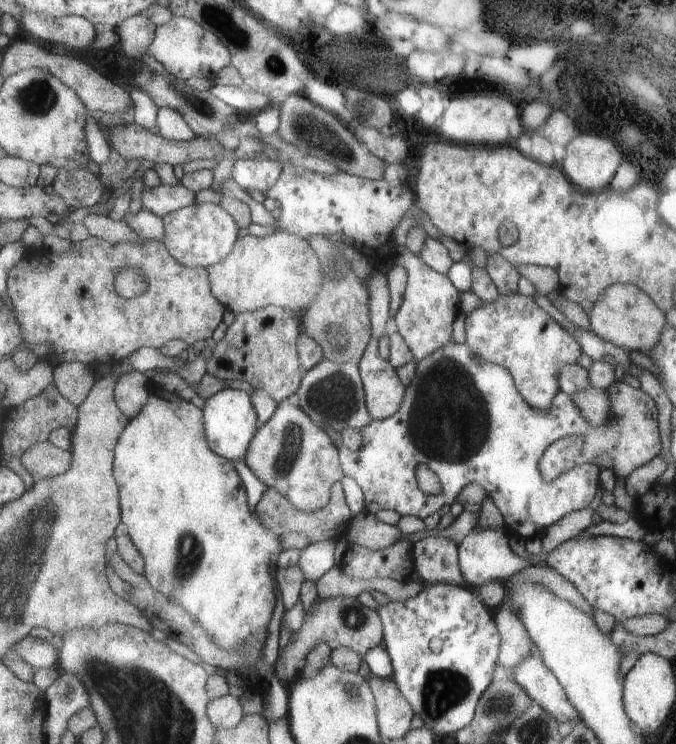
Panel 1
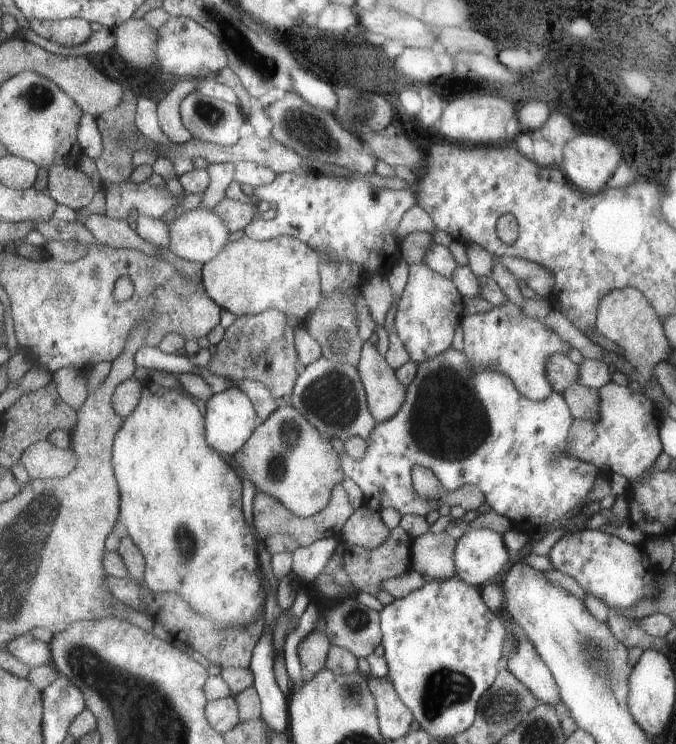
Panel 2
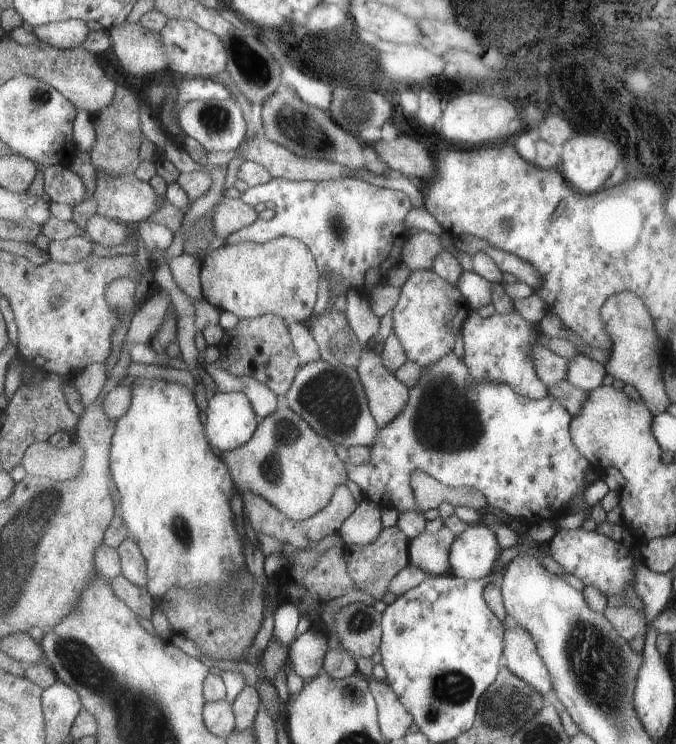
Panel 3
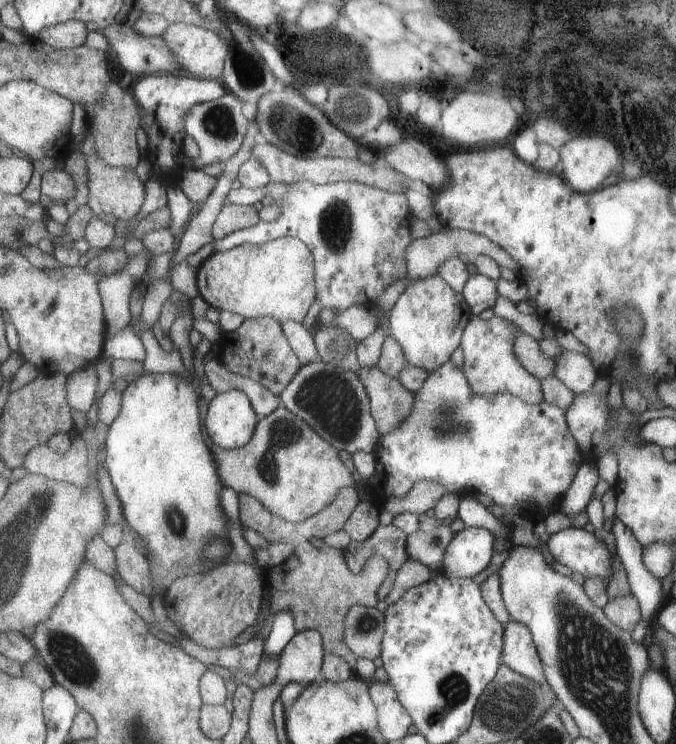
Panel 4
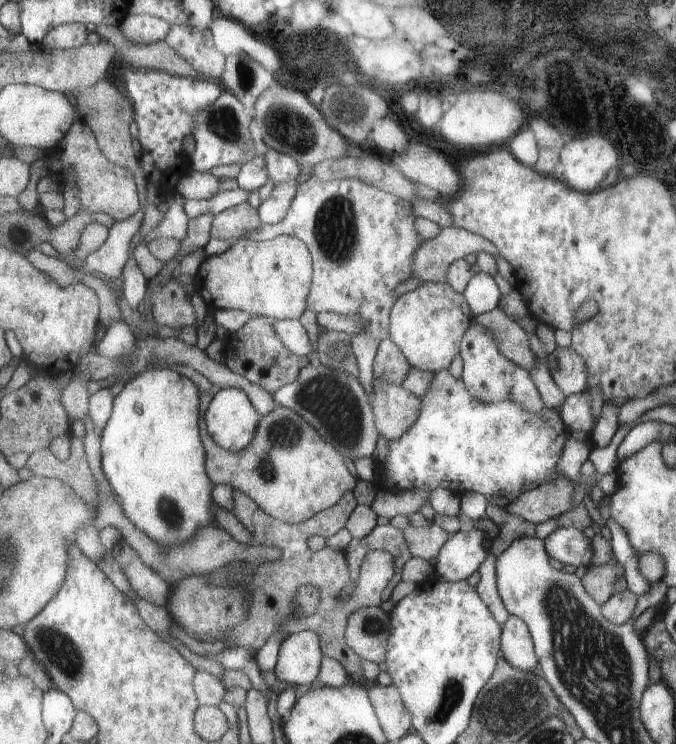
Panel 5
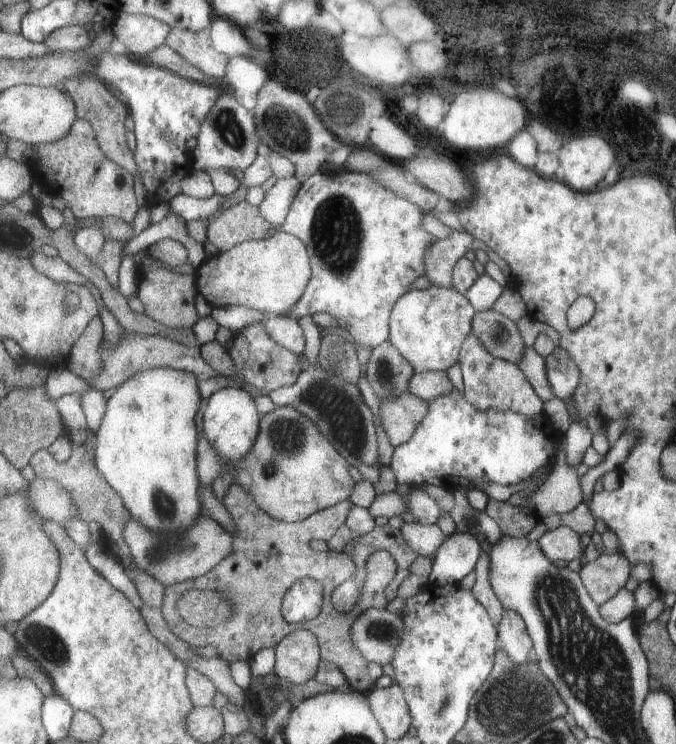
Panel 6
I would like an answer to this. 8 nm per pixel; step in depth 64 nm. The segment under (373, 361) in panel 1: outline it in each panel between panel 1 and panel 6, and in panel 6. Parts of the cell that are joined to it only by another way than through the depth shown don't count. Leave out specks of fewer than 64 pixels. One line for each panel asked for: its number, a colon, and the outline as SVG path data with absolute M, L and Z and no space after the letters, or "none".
2: M369 340L365 344L363 358L357 368L363 376L363 384L367 388L365 394L369 396L369 406L377 424L393 420L403 410L403 404L409 398L409 388L399 380L397 370L391 368L387 358L379 352L377 340Z
3: M369 346L363 352L357 372L361 374L361 380L367 388L365 394L371 400L371 410L377 420L375 424L379 428L391 426L391 422L395 422L411 402L411 388L401 378L397 378L385 366L383 356Z
4: M379 366L359 372L373 402L373 416L383 436L399 430L415 412L417 394L411 392L401 380L387 376Z
5: M375 378L373 408L377 428L389 442L399 442L409 430L415 428L423 416L423 398L405 386L393 386Z
6: M415 394L391 398L381 406L381 426L389 436L393 448L399 448L415 438L415 432L431 414L431 404Z

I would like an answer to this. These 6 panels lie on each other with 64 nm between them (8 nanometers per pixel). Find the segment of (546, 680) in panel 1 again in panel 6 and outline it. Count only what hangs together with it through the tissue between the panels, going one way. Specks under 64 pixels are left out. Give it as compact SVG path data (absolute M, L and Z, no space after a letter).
M505 610L505 618L499 624L499 638L501 638L501 648L507 650L507 654L517 664L537 662L535 640L529 634L529 626L523 614L519 614L517 610Z

